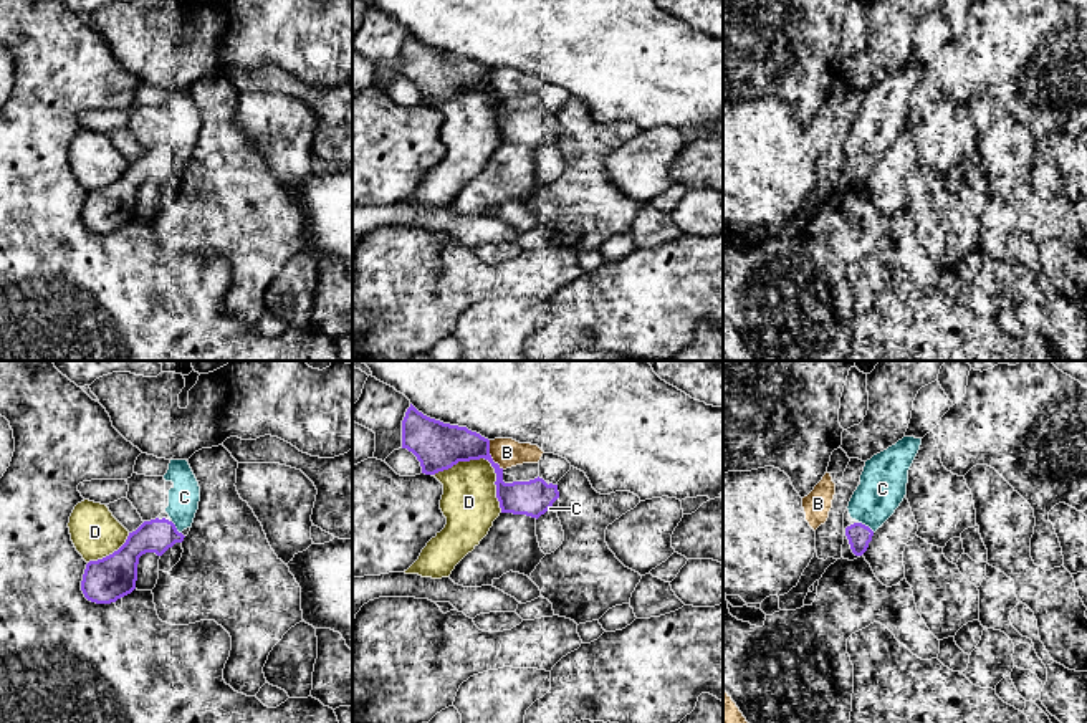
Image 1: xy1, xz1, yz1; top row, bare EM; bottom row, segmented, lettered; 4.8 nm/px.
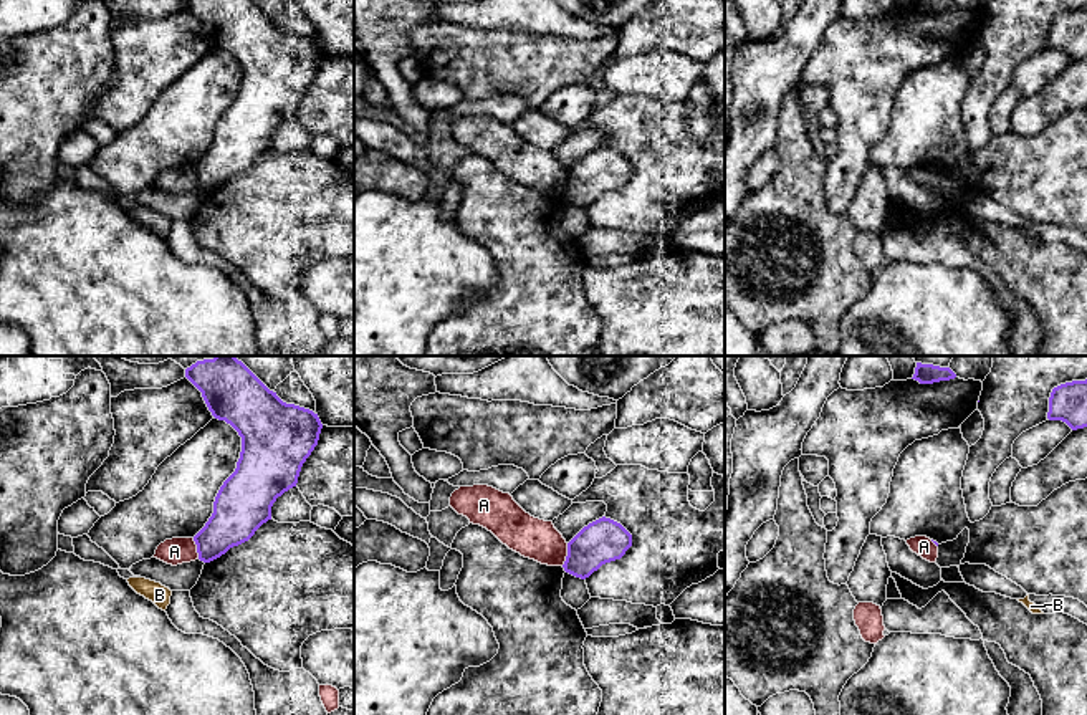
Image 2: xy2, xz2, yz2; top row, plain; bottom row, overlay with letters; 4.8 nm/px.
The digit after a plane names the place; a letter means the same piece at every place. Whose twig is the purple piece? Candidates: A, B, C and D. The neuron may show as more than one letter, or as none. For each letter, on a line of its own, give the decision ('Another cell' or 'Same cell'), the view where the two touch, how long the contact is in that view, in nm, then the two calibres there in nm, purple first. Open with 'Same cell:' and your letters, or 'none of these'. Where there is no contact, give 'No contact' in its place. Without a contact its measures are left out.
Same cell: C
A: Another cell. Touches purple in xz2. Shared border 120 nm. Thickness 220 nm (purple) against 200 nm
B: Another cell. Touches purple in xz1. Shared border 160 nm. Thickness 220 nm (purple) against 140 nm
C: Same cell. Touches purple in yz1. Shared border 90 nm. Thickness 120 nm (purple) against 220 nm
D: Another cell. Touches purple in xz1. Shared border 400 nm. Thickness 240 nm (purple) against 260 nm

